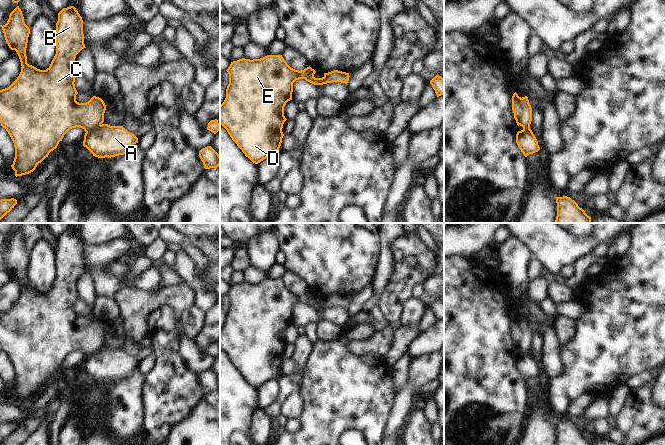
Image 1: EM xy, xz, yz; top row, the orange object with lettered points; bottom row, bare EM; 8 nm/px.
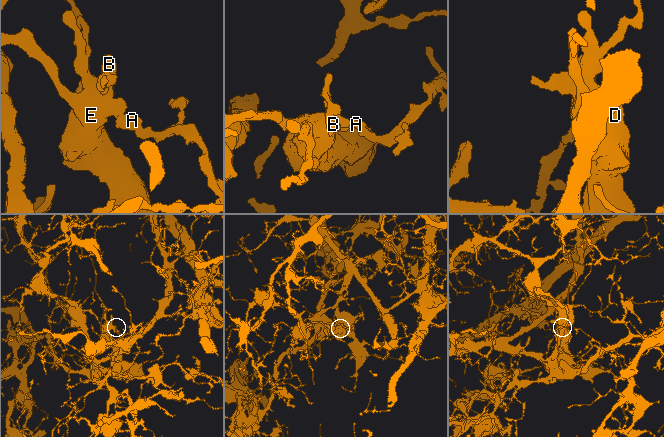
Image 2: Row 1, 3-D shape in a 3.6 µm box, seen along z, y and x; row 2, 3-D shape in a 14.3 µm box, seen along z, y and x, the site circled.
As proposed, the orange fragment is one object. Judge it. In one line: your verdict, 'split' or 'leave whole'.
split

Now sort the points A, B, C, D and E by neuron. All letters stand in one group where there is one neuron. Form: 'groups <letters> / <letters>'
groups A / B C D E

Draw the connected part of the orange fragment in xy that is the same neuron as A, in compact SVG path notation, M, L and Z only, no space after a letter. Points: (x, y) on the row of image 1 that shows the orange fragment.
M102 124L84 135L83 146L95 157L111 158L128 154L138 138L123 126Z

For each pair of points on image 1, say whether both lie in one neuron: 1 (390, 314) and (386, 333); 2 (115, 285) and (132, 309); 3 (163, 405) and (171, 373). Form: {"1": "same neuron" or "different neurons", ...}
{"1": "different neurons", "2": "different neurons", "3": "same neuron"}

